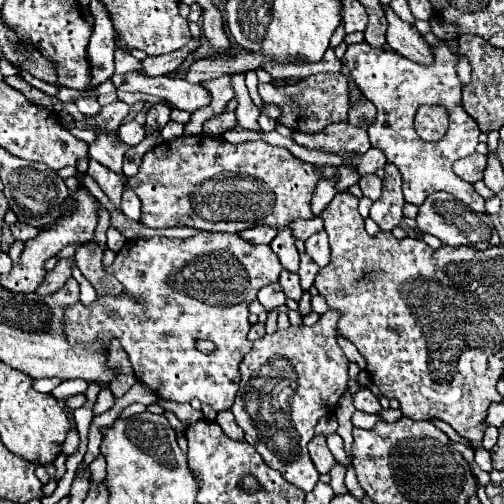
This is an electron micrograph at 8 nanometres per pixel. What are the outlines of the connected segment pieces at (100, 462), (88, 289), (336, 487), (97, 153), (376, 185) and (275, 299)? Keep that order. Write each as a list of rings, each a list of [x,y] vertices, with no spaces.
[[[98,454],[96,456],[96,460],[88,466],[90,468],[90,472],[92,472],[92,482],[100,482],[100,480],[104,480],[104,476],[106,476],[106,458],[104,458],[104,454]]]
[[[76,264],[72,267],[72,276],[74,276],[78,284],[80,284],[80,302],[82,302],[84,306],[90,306],[90,302],[96,300],[96,292],[94,292],[94,288],[92,288],[90,282],[80,274],[80,270]]]
[[[336,462],[336,464],[332,466],[332,470],[328,472],[328,474],[330,474],[330,486],[336,494],[346,492],[346,486],[344,486],[344,476],[346,476],[346,470],[348,470],[348,468],[346,468],[344,464]]]
[[[100,134],[98,140],[96,140],[96,144],[90,146],[88,156],[94,158],[96,162],[104,164],[106,168],[114,170],[116,174],[122,174],[122,176],[124,176],[124,172],[122,172],[122,158],[124,158],[124,154],[126,154],[126,148],[128,148],[126,144],[114,140],[112,136]]]
[[[364,174],[358,180],[358,186],[360,186],[362,194],[370,200],[378,200],[380,194],[382,194],[382,180],[376,174]]]
[[[276,282],[276,284],[264,286],[264,288],[258,292],[258,302],[260,302],[266,310],[272,310],[272,308],[284,304],[284,302],[286,302],[286,296],[284,296],[280,284]]]

